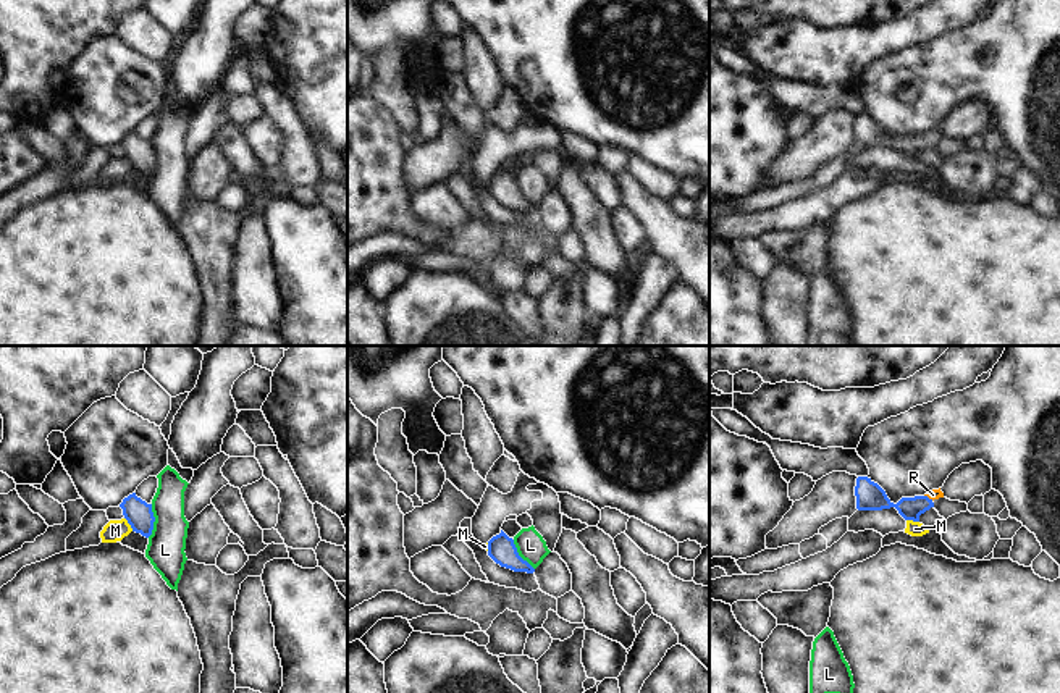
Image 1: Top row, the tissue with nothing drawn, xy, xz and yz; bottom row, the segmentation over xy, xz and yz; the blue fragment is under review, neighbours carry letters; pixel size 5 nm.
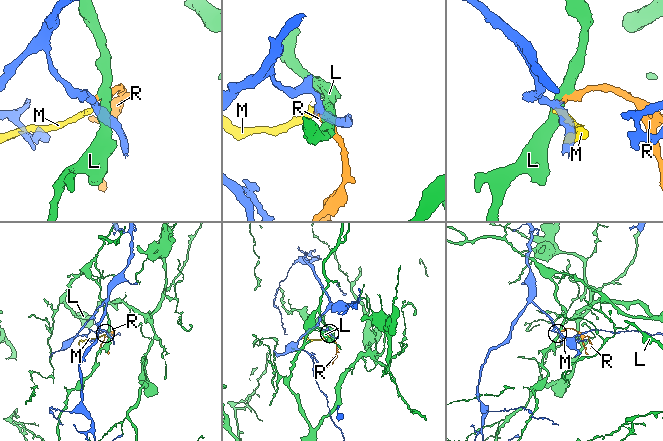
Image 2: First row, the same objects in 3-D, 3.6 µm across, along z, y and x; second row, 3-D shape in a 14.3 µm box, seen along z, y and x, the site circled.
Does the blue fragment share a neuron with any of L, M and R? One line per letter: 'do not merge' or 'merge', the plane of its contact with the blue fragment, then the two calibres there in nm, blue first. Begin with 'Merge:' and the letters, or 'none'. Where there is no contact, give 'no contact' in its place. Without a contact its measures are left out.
Merge: R
L: do not merge | xy | 140/190 nm
M: do not merge | xy | 140/110 nm
R: merge | yz | 110/50 nm

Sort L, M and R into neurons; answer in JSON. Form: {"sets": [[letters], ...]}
{"sets": [["L"], ["M"], ["R"]]}

